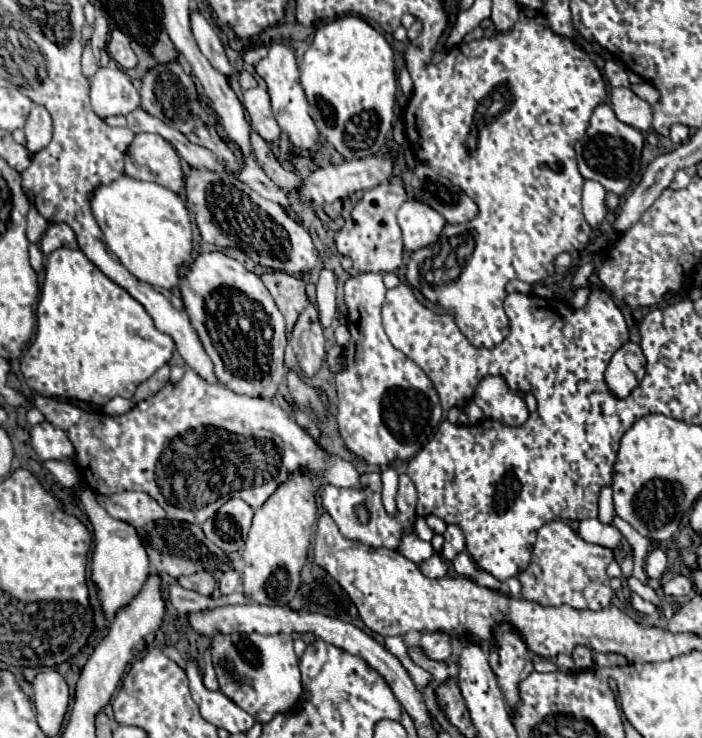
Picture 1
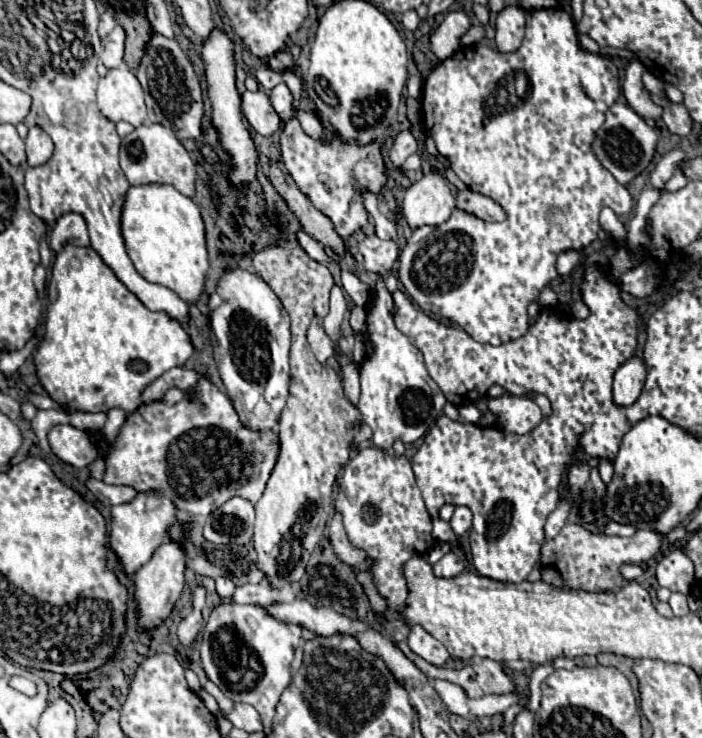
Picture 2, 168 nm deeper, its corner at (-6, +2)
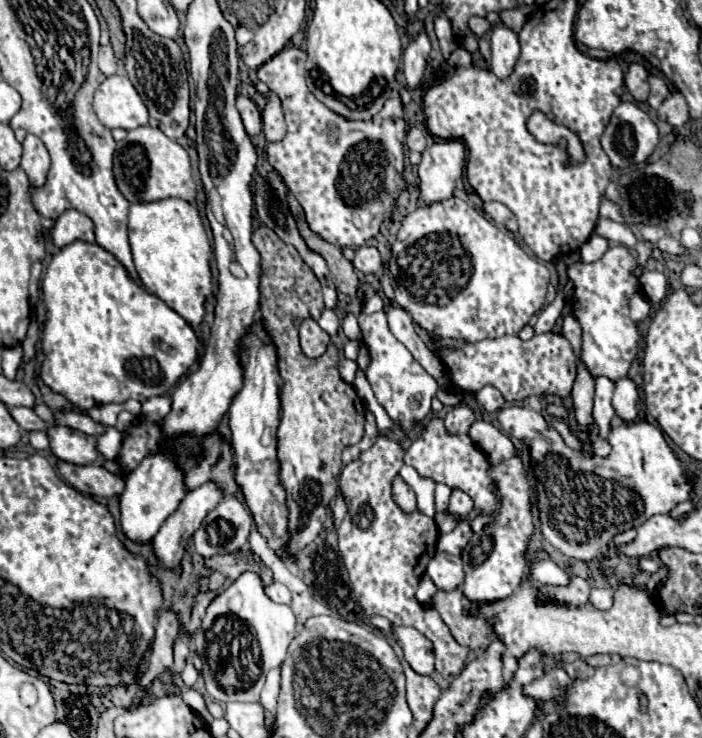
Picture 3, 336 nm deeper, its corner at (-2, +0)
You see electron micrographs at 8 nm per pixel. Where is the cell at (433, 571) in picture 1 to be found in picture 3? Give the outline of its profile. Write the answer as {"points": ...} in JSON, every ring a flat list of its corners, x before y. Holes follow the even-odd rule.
{"points":[[437,552,427,566,427,576,439,590,451,592,463,586,463,564,461,556,453,556,447,552]]}

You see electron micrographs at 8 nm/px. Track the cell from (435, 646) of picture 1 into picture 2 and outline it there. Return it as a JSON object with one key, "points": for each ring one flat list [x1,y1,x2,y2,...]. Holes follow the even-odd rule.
{"points":[[413,626,409,630,409,648,419,654,421,658,425,658,427,662,435,664,435,666,445,666,447,658,449,658,449,652,447,648,437,640,433,638,429,632,425,632,421,626]]}

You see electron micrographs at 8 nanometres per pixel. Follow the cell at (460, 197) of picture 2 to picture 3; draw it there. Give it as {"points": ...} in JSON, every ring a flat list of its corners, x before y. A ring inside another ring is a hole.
{"points":[[487,202,485,204,485,214,499,226,505,226,511,232,517,232,517,220,515,214,501,202]]}

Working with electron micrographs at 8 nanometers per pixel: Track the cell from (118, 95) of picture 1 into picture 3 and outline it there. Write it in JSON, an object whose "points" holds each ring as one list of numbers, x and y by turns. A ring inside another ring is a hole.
{"points":[[109,76,95,92,93,108,97,118,109,128,139,128,145,126,149,120,147,106,143,104,141,96,127,80,127,76]]}

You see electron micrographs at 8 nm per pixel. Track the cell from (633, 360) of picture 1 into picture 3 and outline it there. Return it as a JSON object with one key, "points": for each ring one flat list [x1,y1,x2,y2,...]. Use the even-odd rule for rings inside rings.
{"points":[[621,378,615,382,613,408,615,408,615,414,623,422,633,422,637,418,639,408,641,408,641,398,631,378]]}

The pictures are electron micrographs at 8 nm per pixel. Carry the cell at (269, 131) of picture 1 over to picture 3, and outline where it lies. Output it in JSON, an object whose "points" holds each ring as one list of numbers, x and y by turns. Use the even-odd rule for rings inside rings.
{"points":[[237,96,237,110,245,124,249,136,257,136,261,132,261,112,257,104,249,96]]}

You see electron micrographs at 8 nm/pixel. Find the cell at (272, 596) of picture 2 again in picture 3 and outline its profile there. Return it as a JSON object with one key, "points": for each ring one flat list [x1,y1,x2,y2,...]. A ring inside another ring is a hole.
{"points":[[273,582,271,586,265,588,265,594,273,600,273,602,279,602,279,604,291,604,291,592,287,590,287,586,279,584,279,582]]}

